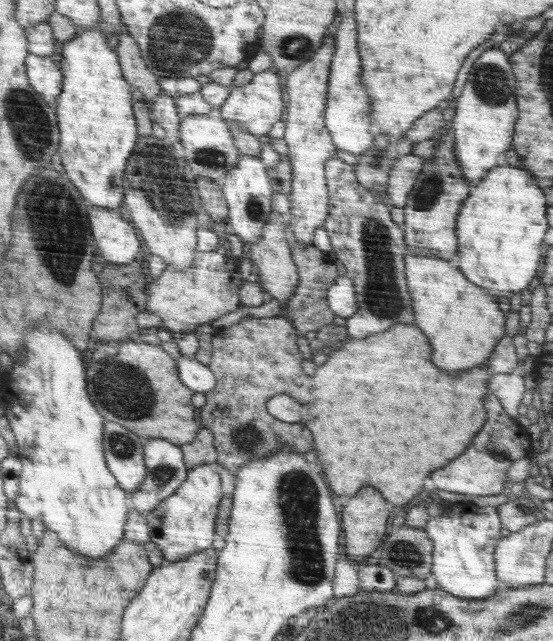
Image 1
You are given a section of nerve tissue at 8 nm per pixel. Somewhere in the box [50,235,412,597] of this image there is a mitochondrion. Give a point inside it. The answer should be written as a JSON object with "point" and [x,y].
{"point":[298,498]}

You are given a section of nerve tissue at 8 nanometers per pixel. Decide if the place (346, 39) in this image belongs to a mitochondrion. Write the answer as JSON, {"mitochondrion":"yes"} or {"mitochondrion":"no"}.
{"mitochondrion":"no"}

